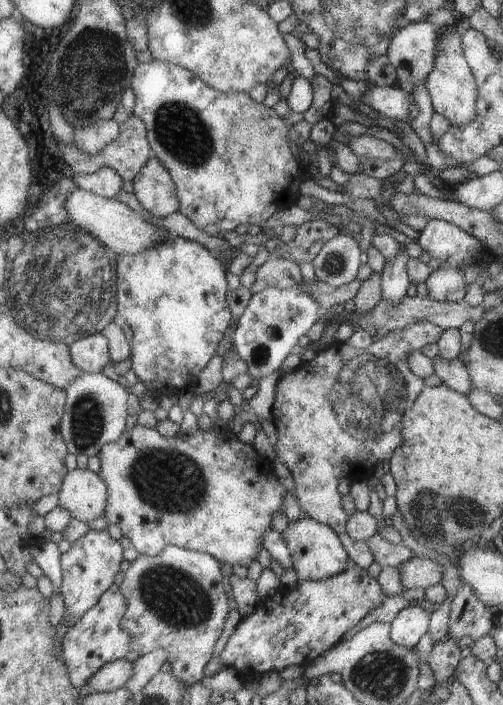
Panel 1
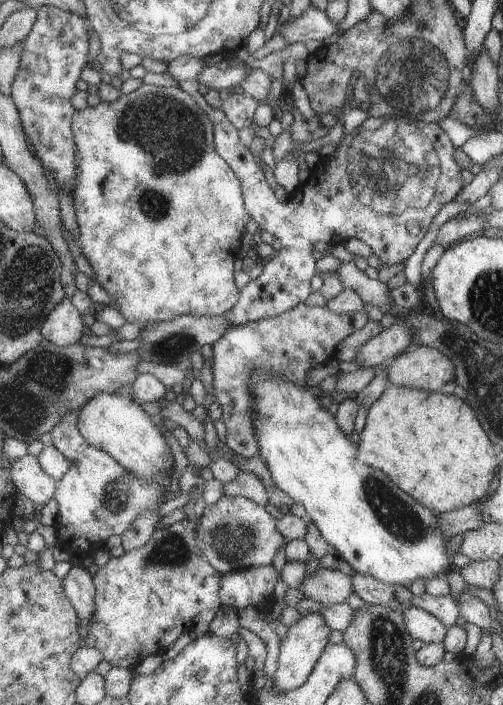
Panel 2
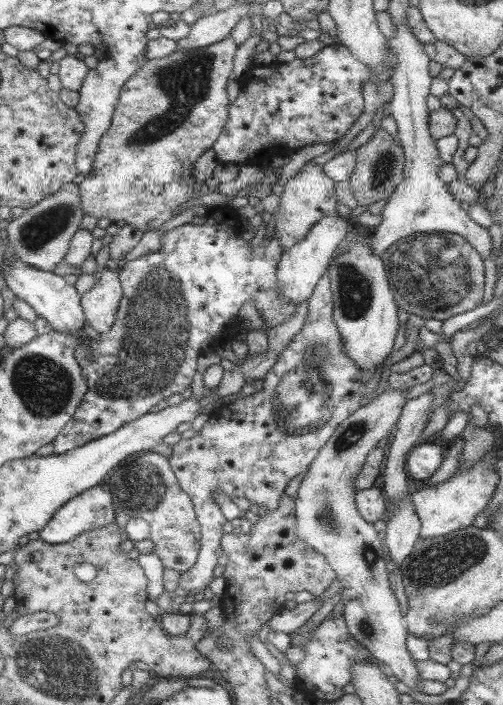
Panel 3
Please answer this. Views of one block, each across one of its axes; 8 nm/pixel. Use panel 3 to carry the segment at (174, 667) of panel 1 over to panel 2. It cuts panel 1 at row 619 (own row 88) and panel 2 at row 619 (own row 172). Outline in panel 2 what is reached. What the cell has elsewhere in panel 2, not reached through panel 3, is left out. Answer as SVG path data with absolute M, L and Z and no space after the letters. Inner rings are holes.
M180 520L162 530L154 530L150 539L139 548L124 552L110 559L96 570L94 581L94 612L86 624L87 634L84 644L95 647L112 667L127 669L134 667L149 654L159 654L169 644L185 632L185 622L189 622L201 610L217 610L219 574L205 560L197 543L196 524L193 520Z

